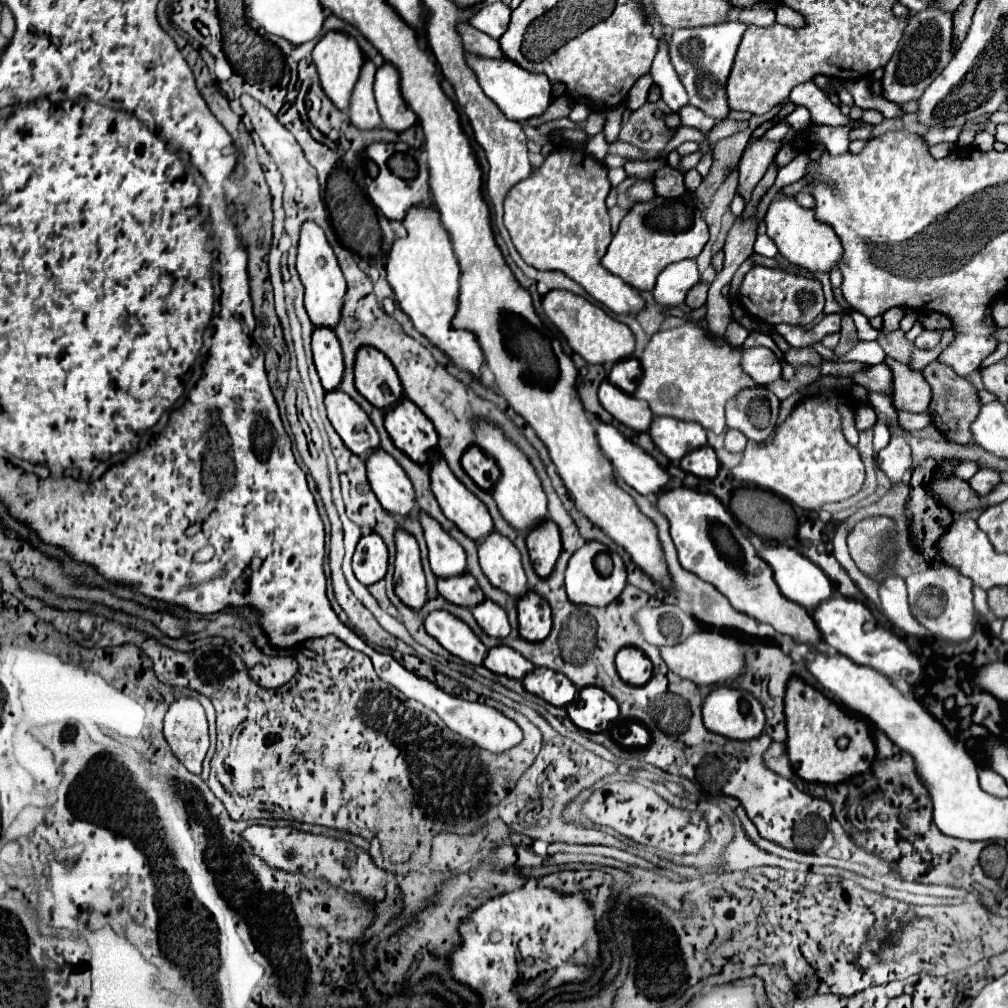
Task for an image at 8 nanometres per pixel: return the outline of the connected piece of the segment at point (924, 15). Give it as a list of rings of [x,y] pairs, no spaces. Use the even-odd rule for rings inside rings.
[[[929,6],[917,14],[911,14],[907,20],[907,32],[903,32],[903,40],[891,56],[889,64],[885,66],[883,82],[883,96],[895,104],[905,104],[909,100],[919,100],[927,86],[943,72],[943,68],[955,56],[955,48],[951,48],[951,24],[953,12],[947,12],[939,6]]]

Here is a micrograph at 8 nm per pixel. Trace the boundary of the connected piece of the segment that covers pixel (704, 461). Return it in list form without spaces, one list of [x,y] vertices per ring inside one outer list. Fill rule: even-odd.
[[[703,446],[703,448],[697,448],[683,456],[681,468],[689,474],[703,478],[703,480],[713,480],[717,476],[719,462],[717,462],[715,450],[711,446]]]

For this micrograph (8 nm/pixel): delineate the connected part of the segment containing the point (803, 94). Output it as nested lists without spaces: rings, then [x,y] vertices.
[[[813,80],[795,86],[795,88],[791,90],[789,100],[791,100],[793,104],[799,104],[799,106],[809,108],[811,120],[817,122],[817,124],[829,124],[829,126],[851,124],[853,128],[858,128],[863,123],[862,120],[853,121],[851,118],[843,116],[841,110],[839,110],[839,106],[831,104],[831,100],[827,98],[827,94],[825,94],[821,88],[817,88],[817,84],[815,84]]]

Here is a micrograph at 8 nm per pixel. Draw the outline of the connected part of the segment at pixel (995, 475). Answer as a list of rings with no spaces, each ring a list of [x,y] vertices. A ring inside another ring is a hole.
[[[981,468],[971,480],[969,480],[969,484],[971,484],[971,488],[977,492],[977,494],[987,494],[987,492],[991,492],[991,488],[995,488],[997,484],[999,484],[1001,480],[999,480],[999,472],[991,472],[989,468]]]

